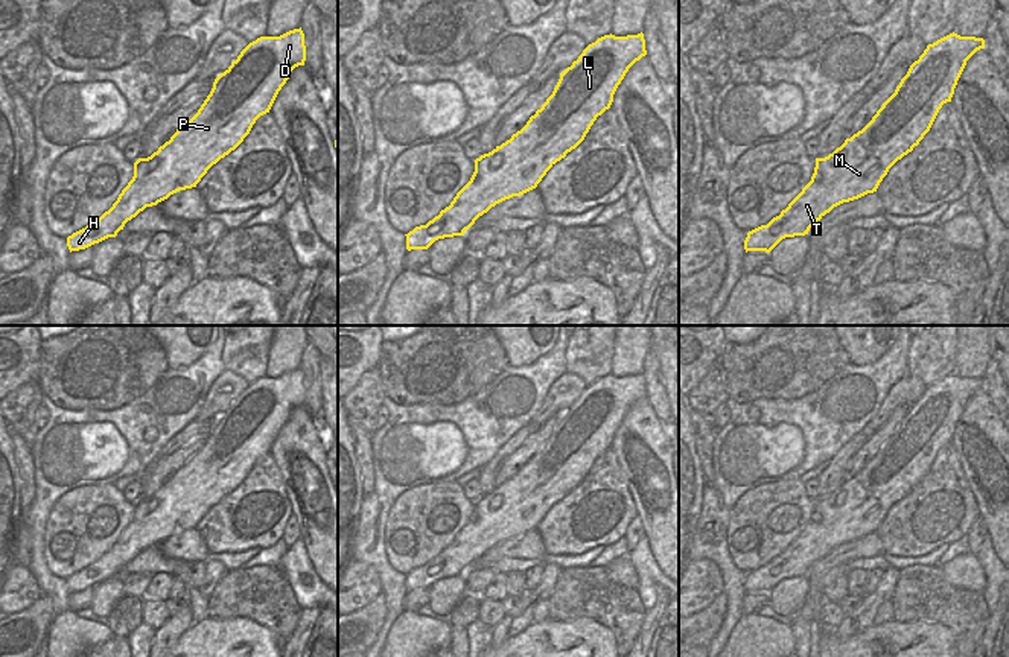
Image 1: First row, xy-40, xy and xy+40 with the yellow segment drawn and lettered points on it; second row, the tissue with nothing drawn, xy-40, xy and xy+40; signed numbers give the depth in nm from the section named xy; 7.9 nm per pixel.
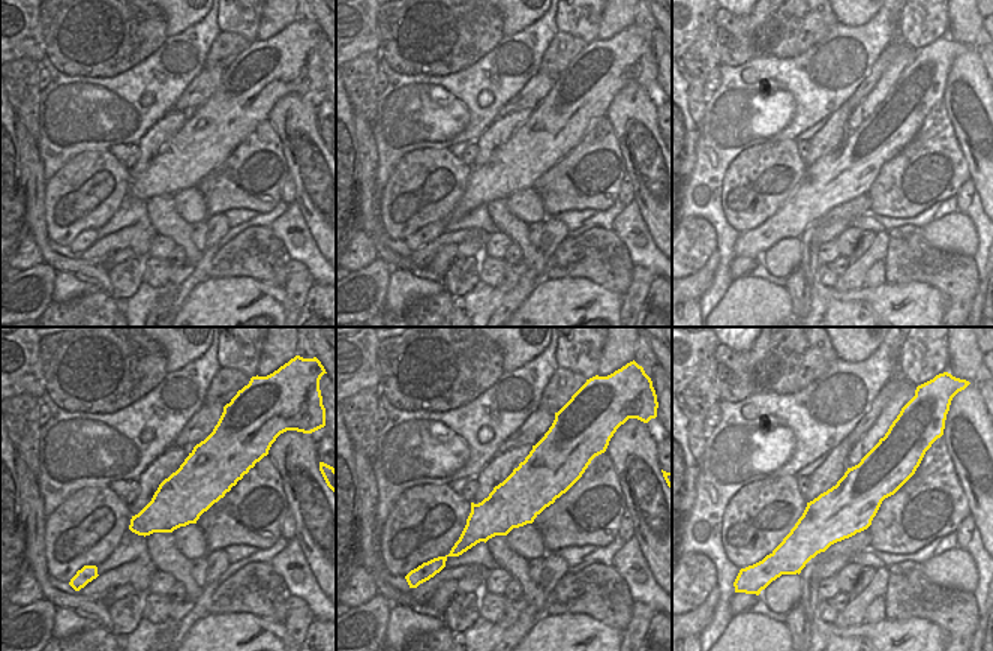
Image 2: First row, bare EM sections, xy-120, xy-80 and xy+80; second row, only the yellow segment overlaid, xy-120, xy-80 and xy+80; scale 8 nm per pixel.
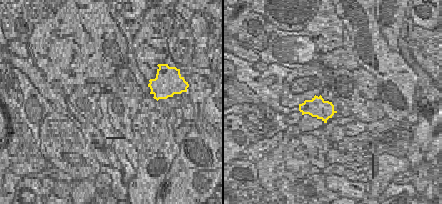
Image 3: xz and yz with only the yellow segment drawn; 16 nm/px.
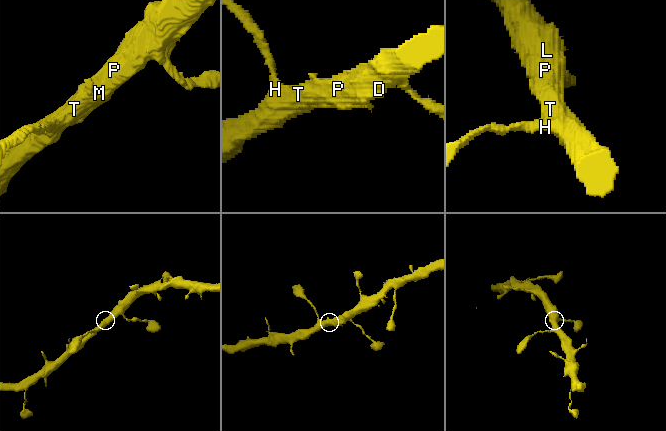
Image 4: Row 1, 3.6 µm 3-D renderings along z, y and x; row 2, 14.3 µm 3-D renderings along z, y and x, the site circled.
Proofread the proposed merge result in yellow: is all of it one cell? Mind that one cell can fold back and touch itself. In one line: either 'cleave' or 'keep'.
keep

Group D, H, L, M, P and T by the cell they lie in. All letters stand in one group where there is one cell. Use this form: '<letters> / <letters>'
D H L M P T

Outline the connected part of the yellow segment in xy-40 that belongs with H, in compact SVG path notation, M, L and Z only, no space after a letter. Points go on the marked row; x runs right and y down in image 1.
M301 27L250 43L215 79L198 113L157 152L134 163L134 176L113 207L67 237L70 252L116 237L146 207L196 187L213 164L243 141L256 120L269 113L291 71L304 61Z

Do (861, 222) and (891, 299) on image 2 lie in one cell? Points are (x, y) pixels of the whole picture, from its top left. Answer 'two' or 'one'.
two

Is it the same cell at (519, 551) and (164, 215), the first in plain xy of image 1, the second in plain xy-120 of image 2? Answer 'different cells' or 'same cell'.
different cells

